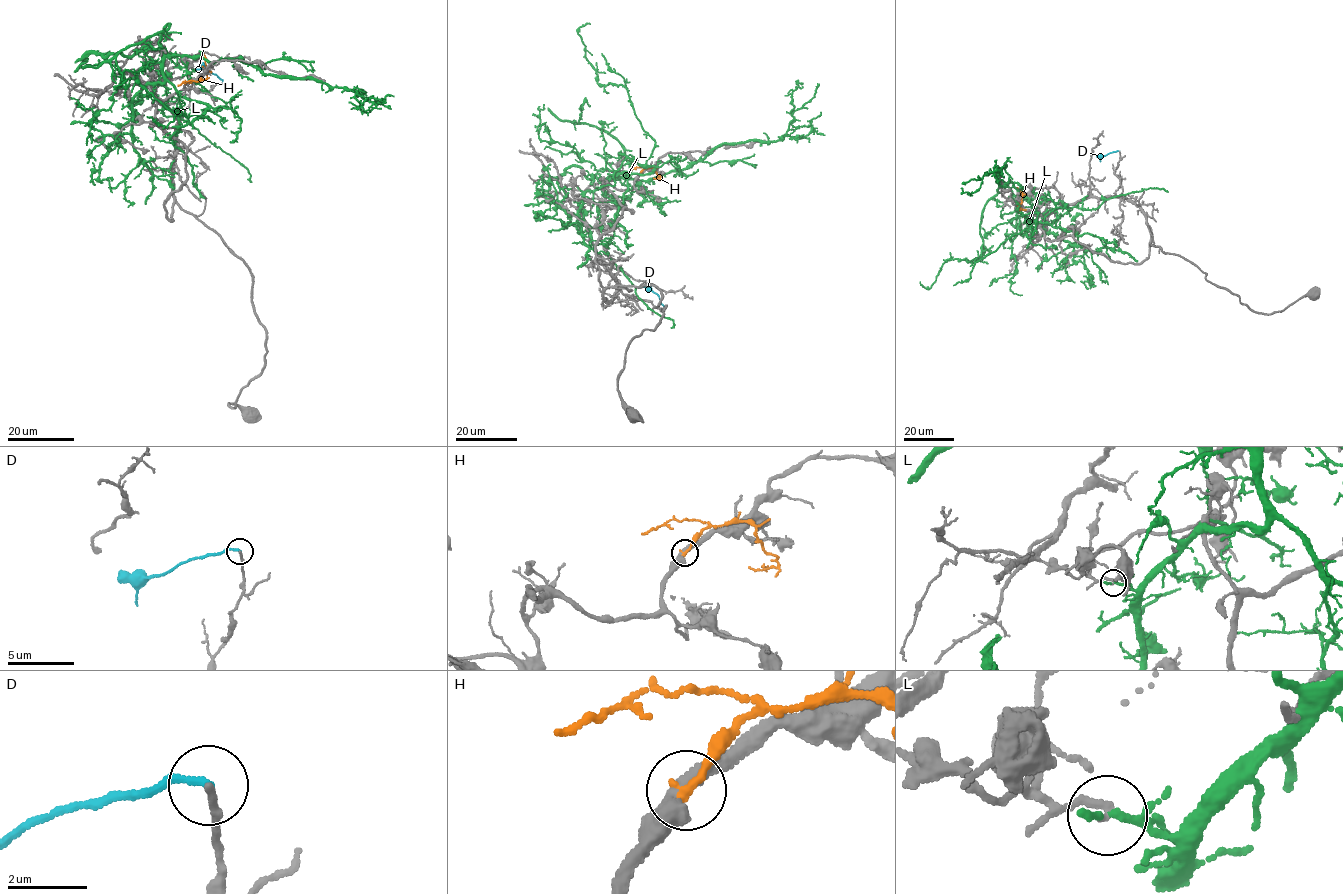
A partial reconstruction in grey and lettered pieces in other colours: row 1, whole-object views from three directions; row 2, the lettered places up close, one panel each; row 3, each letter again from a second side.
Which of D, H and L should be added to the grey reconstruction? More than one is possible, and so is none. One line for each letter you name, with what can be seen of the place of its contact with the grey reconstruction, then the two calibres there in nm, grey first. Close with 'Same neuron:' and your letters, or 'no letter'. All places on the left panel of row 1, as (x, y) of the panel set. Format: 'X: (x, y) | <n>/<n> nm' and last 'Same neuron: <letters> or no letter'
Same neuron: no letter

